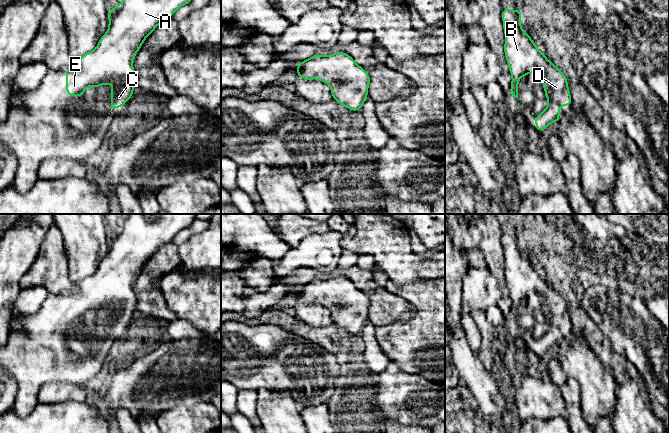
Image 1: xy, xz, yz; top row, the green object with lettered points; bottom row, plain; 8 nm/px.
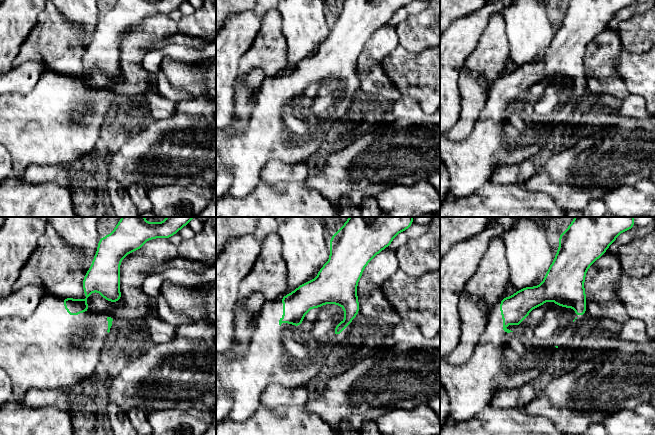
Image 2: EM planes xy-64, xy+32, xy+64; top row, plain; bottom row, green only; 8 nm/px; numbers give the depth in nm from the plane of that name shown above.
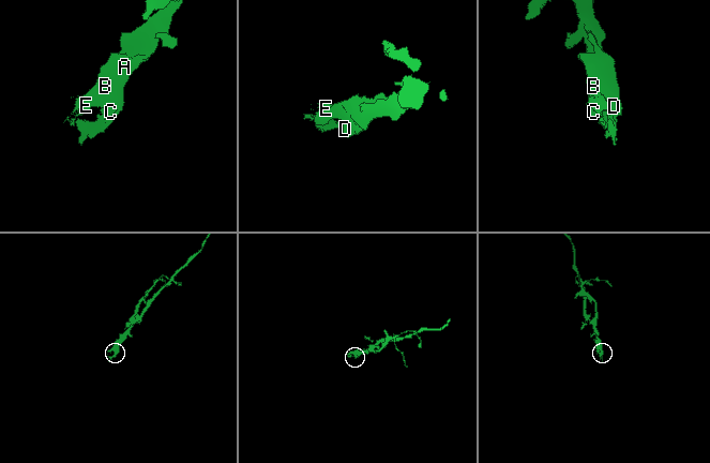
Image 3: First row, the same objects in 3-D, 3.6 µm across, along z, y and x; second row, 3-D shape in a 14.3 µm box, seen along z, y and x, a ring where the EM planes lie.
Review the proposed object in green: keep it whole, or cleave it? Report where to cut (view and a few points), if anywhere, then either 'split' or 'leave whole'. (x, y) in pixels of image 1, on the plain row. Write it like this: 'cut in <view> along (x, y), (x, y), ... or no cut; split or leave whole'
no cut; leave whole

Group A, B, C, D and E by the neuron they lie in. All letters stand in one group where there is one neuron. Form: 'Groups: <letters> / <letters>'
Groups: A B C D E

